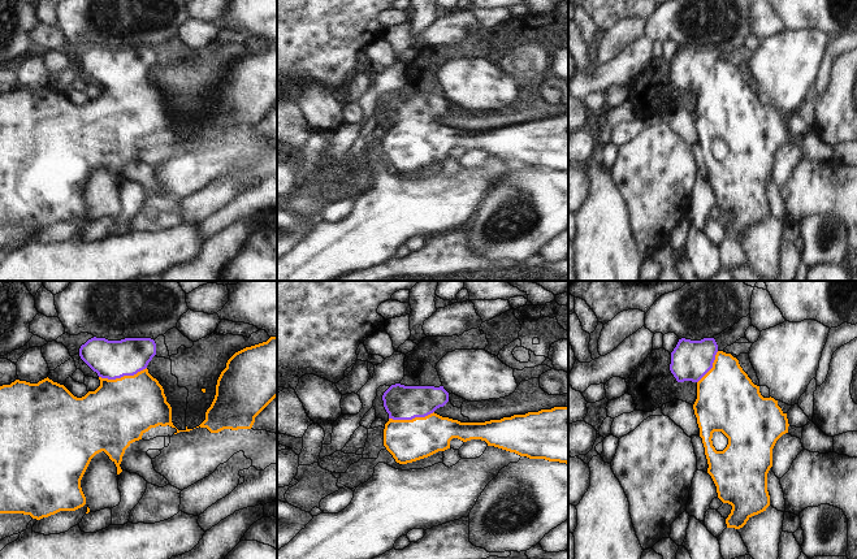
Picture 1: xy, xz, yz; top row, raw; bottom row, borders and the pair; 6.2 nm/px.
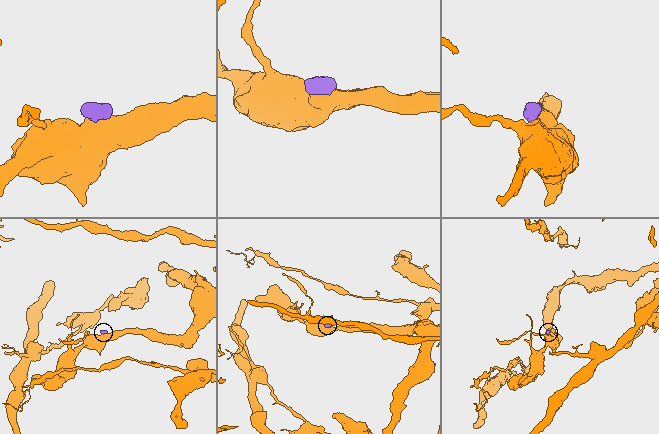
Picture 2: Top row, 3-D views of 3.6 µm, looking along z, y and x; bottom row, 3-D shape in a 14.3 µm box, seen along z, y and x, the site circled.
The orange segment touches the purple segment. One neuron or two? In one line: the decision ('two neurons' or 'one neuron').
one neuron

